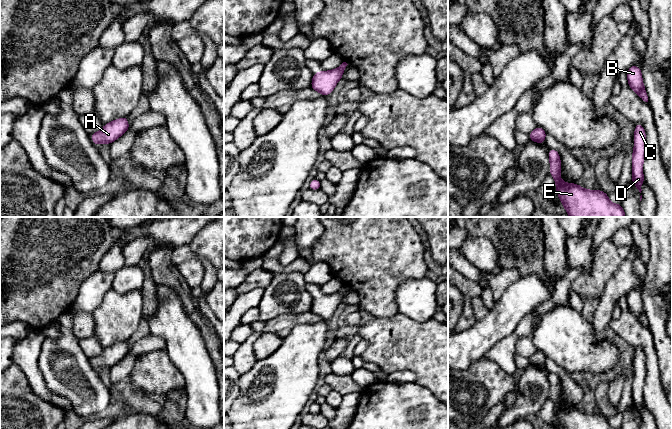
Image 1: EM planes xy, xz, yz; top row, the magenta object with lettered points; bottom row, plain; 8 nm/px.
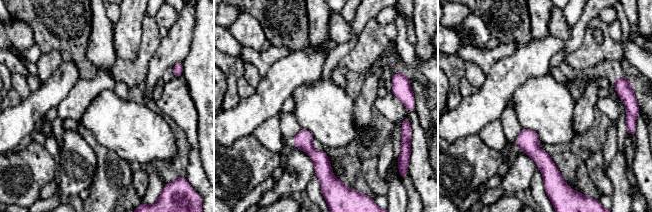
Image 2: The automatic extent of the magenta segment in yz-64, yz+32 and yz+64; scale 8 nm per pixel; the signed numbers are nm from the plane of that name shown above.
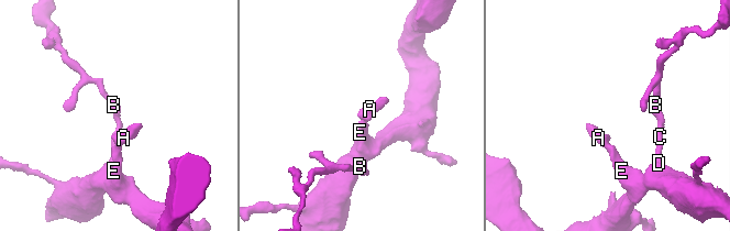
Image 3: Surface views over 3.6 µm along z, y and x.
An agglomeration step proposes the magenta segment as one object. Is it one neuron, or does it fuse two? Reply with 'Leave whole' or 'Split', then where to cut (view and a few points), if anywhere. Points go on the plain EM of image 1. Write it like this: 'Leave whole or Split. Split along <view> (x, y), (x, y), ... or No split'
Leave whole. No split

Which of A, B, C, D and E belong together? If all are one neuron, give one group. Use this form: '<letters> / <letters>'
A B C D E

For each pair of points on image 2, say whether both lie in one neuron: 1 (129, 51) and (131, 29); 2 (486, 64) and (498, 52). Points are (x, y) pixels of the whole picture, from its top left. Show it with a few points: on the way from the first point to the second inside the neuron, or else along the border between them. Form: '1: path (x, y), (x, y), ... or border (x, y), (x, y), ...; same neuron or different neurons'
1: path (129, 46), (129, 34); same neuron
2: path (489, 61), (495, 55); same neuron

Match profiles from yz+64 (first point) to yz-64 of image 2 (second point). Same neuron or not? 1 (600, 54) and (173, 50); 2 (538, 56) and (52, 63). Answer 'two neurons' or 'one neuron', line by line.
1: two neurons
2: two neurons

